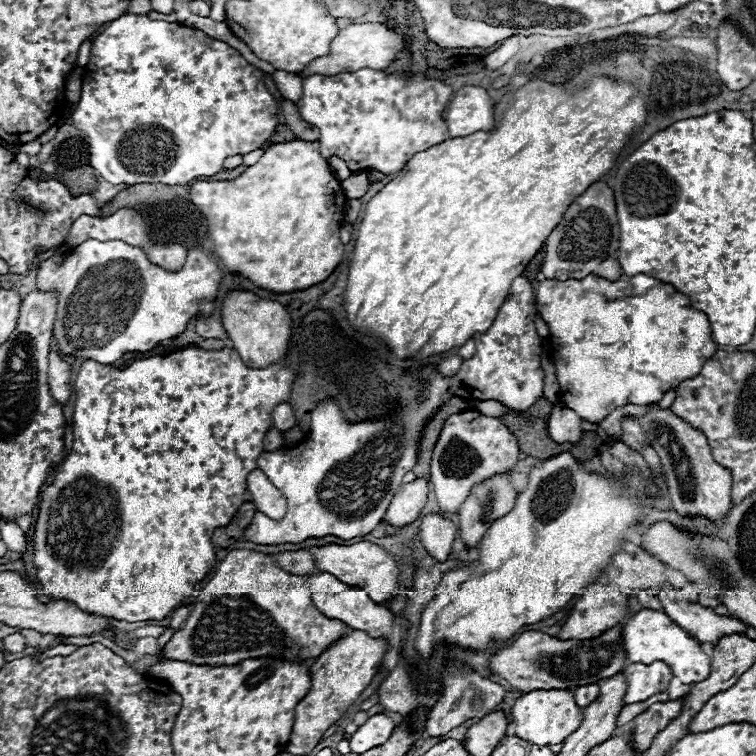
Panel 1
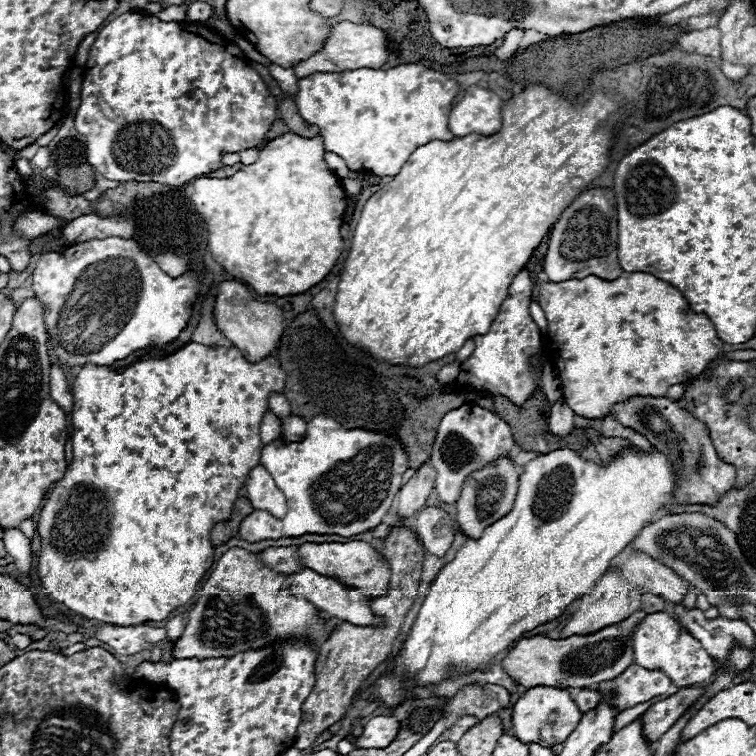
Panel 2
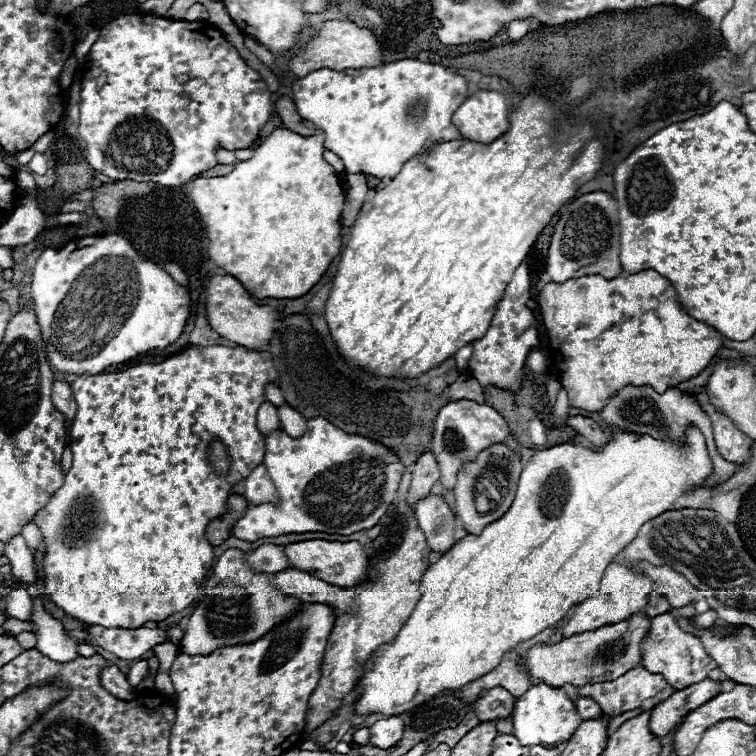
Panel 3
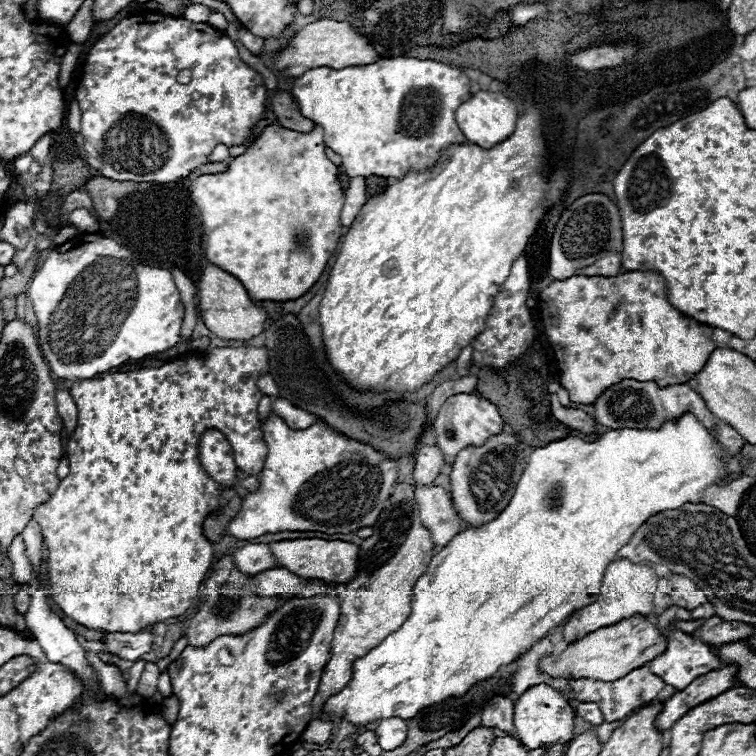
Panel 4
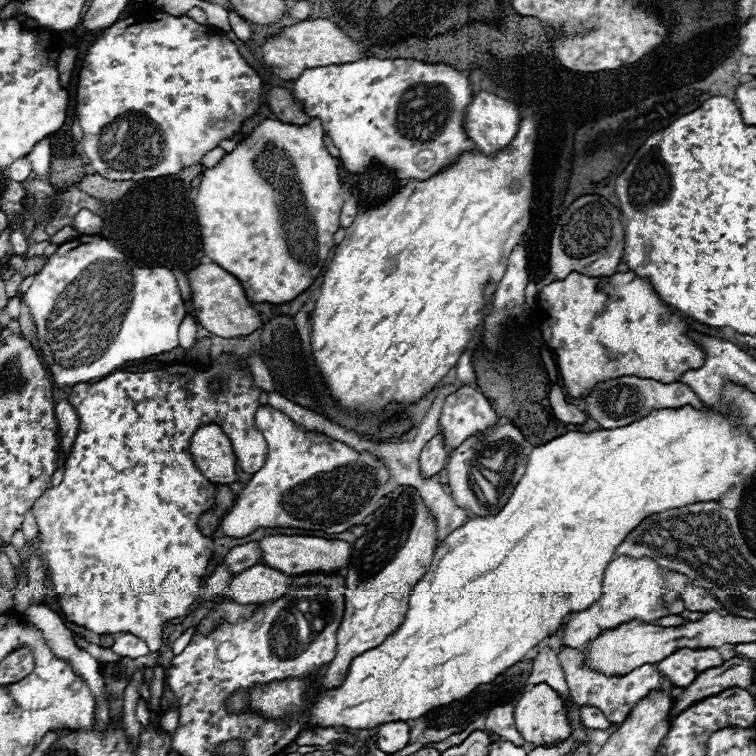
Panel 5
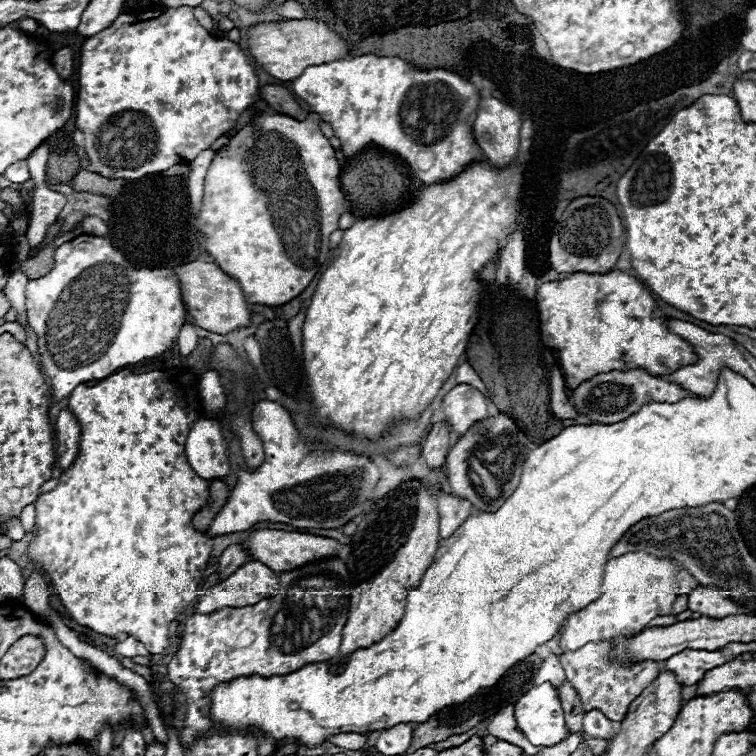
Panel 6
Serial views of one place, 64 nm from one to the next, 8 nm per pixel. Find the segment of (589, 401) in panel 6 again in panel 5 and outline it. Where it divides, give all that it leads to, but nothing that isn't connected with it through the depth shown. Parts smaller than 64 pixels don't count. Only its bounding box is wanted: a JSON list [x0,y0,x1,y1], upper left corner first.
[582,376,704,428]

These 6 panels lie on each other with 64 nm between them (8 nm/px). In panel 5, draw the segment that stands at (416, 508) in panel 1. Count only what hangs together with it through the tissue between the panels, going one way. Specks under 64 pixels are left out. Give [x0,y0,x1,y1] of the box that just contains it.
[420,432,448,476]

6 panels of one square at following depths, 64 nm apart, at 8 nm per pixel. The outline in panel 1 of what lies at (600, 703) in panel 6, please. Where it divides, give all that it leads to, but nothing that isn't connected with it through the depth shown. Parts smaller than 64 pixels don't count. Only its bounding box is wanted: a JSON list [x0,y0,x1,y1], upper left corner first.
[624,662,672,704]

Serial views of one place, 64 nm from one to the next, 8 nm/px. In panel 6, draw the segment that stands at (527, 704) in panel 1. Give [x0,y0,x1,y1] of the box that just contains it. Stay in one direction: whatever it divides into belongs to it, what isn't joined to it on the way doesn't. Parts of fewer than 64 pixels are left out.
[514,682,568,746]

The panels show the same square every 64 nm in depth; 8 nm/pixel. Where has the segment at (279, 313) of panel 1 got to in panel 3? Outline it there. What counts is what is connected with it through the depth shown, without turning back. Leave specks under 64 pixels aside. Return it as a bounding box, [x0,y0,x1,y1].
[206,274,276,350]

